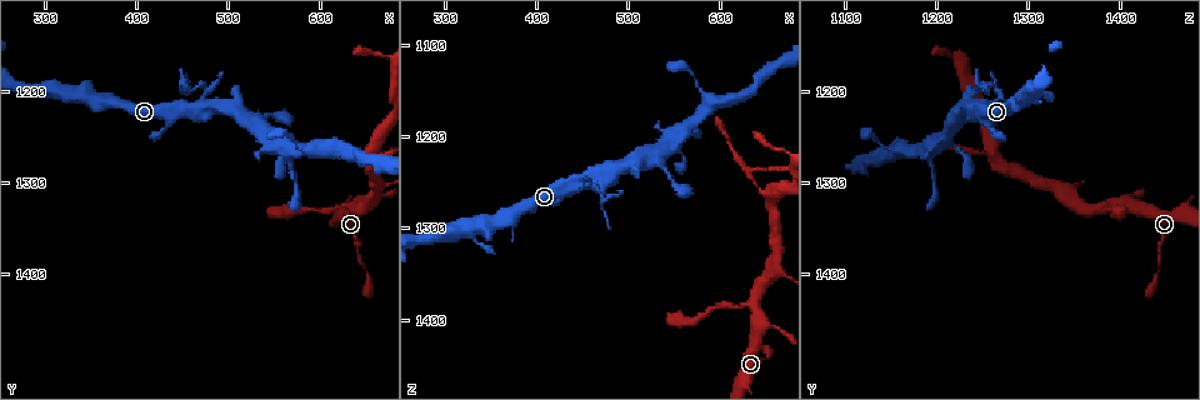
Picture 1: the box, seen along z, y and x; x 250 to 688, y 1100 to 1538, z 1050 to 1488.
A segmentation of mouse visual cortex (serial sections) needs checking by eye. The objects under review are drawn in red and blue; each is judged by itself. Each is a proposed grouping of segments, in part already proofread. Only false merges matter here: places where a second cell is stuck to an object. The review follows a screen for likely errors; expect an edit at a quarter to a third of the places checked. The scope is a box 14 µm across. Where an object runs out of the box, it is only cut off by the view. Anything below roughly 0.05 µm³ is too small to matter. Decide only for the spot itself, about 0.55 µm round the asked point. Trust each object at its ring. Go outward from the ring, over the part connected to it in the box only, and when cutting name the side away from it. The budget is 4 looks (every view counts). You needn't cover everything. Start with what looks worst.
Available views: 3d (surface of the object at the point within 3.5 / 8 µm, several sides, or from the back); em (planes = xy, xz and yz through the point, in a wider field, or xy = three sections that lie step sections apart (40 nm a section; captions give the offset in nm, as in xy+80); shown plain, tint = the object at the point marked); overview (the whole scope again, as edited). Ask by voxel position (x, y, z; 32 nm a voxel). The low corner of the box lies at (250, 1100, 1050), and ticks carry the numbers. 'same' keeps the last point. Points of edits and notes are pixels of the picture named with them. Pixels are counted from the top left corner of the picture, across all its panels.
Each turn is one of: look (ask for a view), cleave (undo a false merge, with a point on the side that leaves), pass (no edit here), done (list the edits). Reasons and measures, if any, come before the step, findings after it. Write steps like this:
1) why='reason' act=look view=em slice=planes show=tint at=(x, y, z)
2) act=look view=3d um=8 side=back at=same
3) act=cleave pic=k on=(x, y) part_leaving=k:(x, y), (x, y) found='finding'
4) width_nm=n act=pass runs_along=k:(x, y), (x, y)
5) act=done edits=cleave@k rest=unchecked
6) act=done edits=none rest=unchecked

why='calibre changes' act=look view=3d um=3.5 at=(560, 1270, 1225)

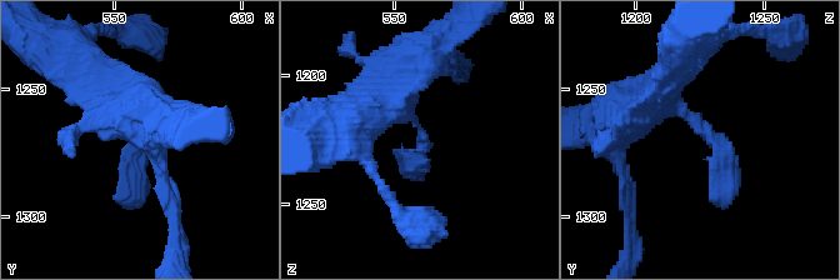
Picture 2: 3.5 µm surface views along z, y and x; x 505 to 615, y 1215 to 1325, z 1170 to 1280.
why='shape alone is not enough' act=look view=em slice=xy step=5 show=tint at=(562, 1267, 1227)

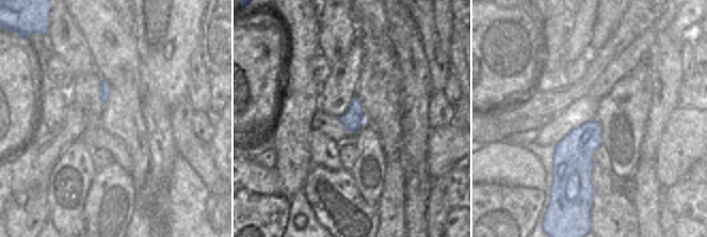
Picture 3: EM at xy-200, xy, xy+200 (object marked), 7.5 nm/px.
act=pass found='one cell here'

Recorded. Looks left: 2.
why='a narrow waist' act=look view=3d um=3.5 side=back at=(575, 1255, 1135)

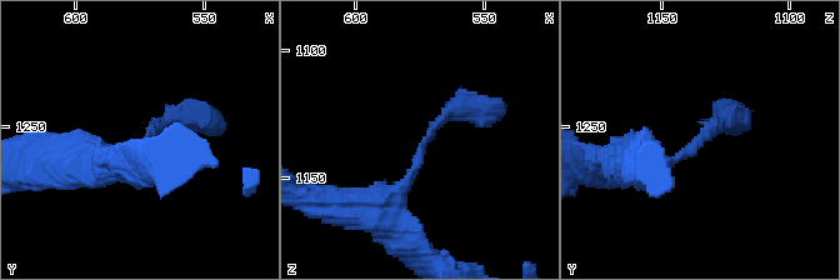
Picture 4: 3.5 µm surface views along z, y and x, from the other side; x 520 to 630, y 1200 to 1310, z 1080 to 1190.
arm_widths_nm=250,300 why='need the tissue' act=look view=em slice=xy step=3 show=tint at=(573, 1257, 1136)

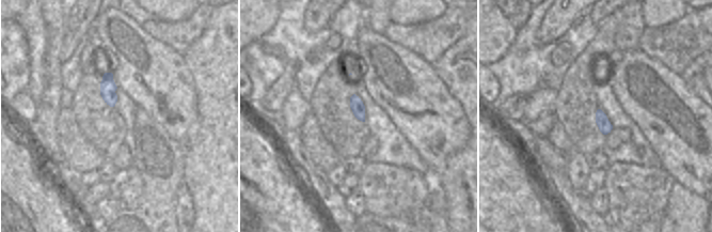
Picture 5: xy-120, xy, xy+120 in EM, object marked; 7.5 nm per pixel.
act=pass runs_along=4:(370, 211), (405, 183), (439, 121), (485, 109) found='one cell here'

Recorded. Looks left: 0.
act=done edits=none rest=unchecked

